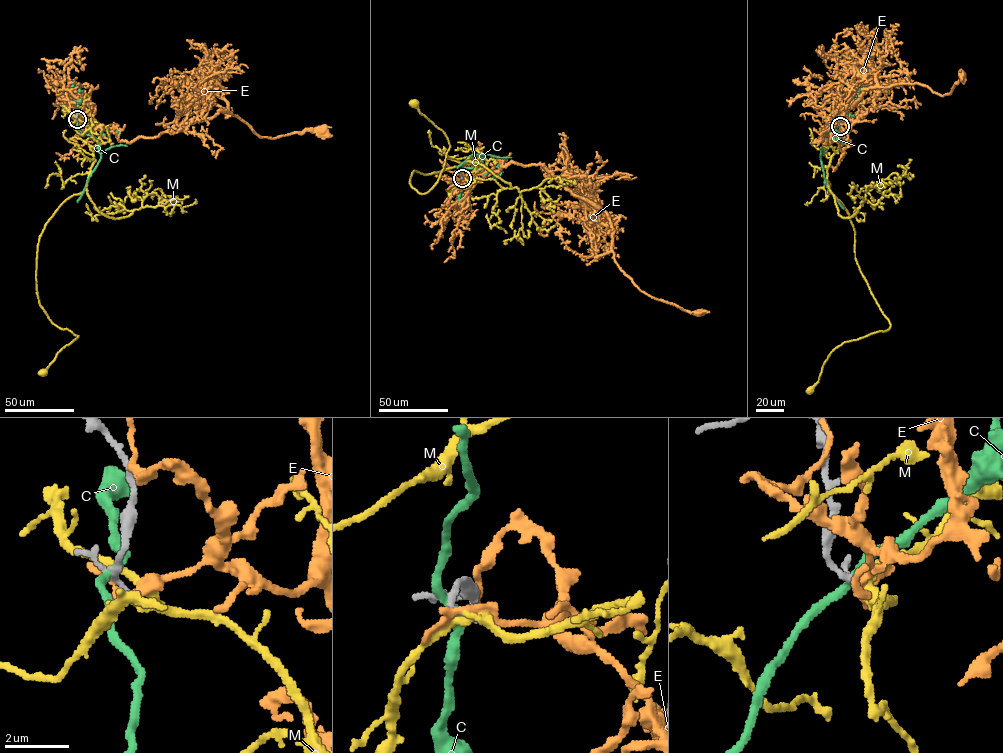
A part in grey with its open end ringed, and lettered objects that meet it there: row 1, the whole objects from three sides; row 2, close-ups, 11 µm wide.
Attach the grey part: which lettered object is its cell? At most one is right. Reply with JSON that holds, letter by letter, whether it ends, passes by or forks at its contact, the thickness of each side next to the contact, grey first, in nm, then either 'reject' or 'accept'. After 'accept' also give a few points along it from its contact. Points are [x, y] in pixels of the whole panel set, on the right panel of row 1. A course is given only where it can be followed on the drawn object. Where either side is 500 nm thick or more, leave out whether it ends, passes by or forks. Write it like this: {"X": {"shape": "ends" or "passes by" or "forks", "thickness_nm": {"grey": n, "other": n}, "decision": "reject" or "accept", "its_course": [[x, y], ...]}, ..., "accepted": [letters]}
{"C": {"shape": "passes by", "thickness_nm": {"grey": 190, "other": 260}, "decision": "reject"}, "E": {"shape": "passes by", "thickness_nm": {"grey": 160, "other": 240}, "decision": "reject"}, "M": {"shape": "passes by", "thickness_nm": {"grey": 130, "other": 160}, "decision": "accept", "its_course": [[840, 126], [841, 144], [831, 158], [826, 181], [849, 216], [856, 263], [890, 327], [836, 347], [811, 391]]}, "accepted": ["M"]}

